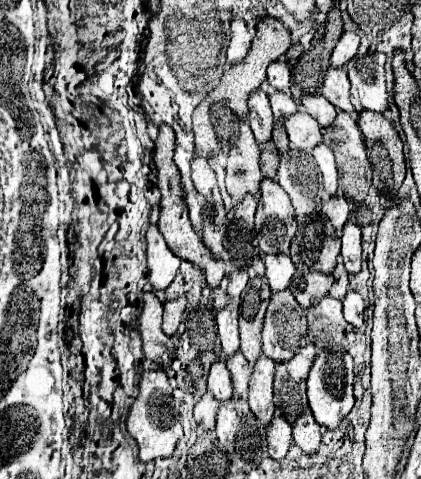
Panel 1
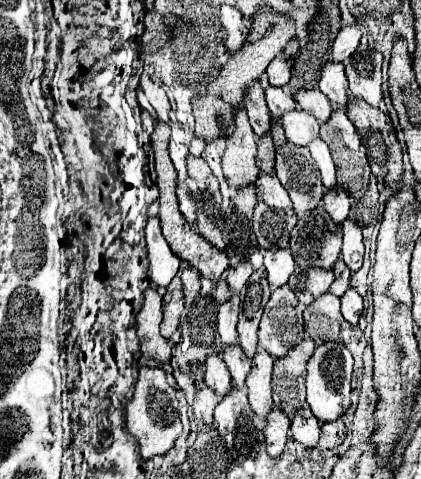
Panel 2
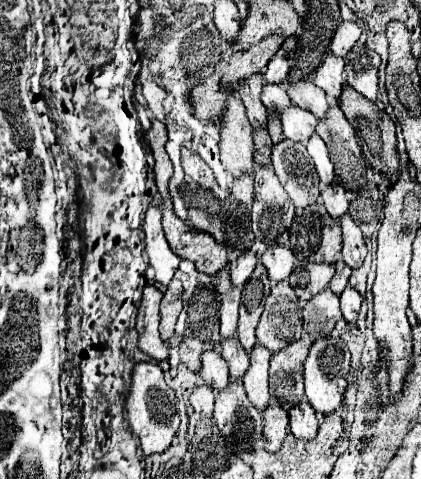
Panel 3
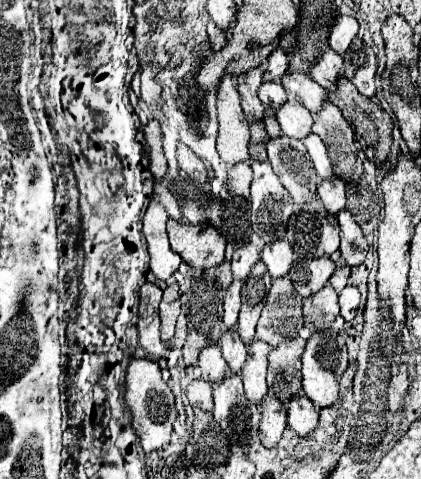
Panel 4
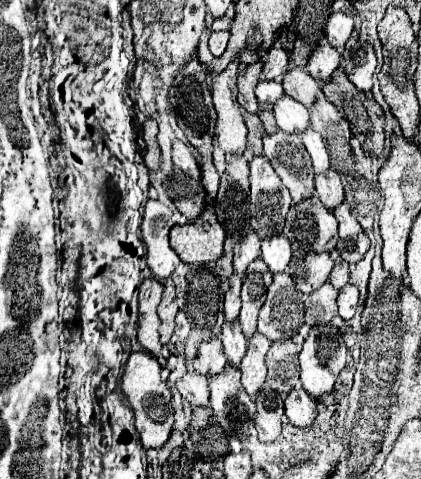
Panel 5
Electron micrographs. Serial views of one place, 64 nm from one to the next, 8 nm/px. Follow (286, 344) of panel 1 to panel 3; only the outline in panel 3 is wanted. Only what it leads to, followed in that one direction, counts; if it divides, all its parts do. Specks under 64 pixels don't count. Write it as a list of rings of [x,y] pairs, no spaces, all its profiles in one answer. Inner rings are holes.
[[[288,282],[276,284],[266,298],[262,318],[256,328],[256,338],[272,354],[280,352],[284,344],[300,340],[302,308]]]

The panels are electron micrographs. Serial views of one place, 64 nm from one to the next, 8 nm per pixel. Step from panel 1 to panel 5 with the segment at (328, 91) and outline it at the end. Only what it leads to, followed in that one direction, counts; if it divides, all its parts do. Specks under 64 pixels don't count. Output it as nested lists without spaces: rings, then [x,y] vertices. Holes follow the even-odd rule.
[[[326,40],[320,42],[320,46],[312,52],[310,62],[308,62],[308,72],[310,76],[324,84],[332,78],[332,74],[336,72],[336,68],[340,66],[340,54],[336,48],[332,48]]]

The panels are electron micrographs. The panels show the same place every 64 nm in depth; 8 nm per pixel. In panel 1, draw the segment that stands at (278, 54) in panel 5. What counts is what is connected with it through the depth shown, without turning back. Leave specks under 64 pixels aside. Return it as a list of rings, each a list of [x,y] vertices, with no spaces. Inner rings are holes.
[[[276,60],[268,66],[268,82],[272,88],[280,90],[280,92],[288,92],[290,88],[290,68],[286,64],[286,60]]]

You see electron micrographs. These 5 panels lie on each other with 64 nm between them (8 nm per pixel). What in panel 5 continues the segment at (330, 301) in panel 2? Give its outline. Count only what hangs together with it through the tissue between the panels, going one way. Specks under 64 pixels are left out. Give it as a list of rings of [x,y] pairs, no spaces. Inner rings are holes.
[[[326,282],[320,290],[306,296],[304,298],[304,308],[306,308],[304,320],[306,320],[306,324],[308,326],[328,324],[338,314],[336,296],[338,296],[338,292],[332,288],[330,282]]]

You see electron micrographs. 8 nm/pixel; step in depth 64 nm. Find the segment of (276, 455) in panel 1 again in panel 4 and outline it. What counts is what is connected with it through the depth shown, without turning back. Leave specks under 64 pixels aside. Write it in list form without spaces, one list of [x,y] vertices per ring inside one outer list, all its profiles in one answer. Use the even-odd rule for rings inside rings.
[[[270,392],[262,404],[258,406],[262,408],[262,420],[260,420],[260,440],[266,448],[274,448],[284,430],[286,430],[286,408],[282,406],[280,400],[276,400],[276,396]]]

